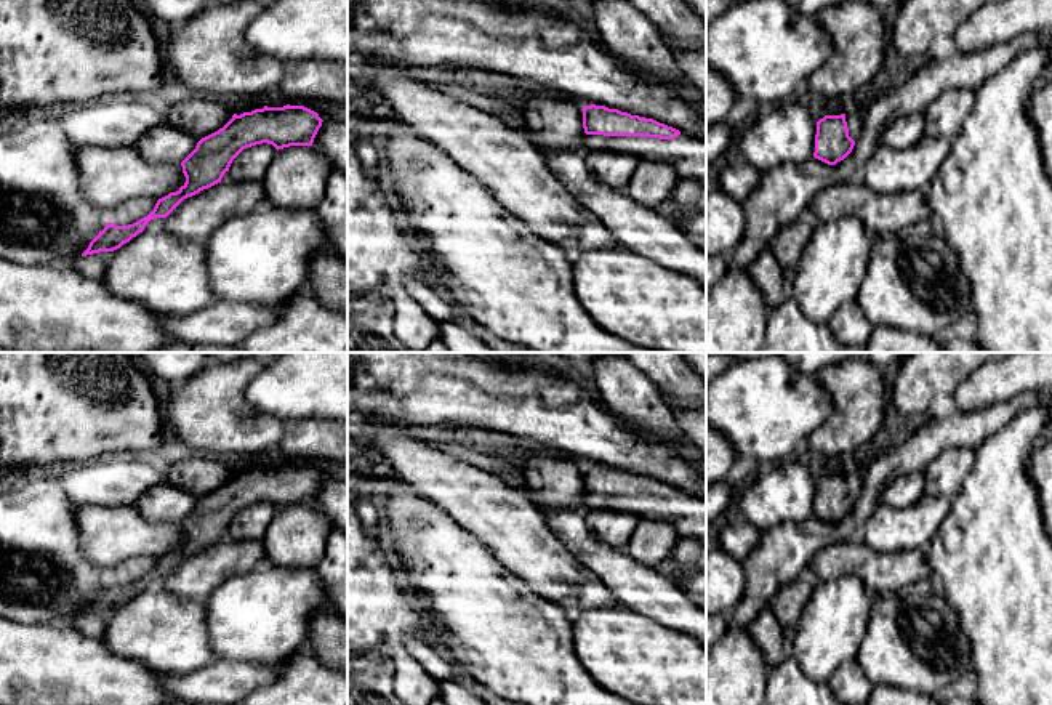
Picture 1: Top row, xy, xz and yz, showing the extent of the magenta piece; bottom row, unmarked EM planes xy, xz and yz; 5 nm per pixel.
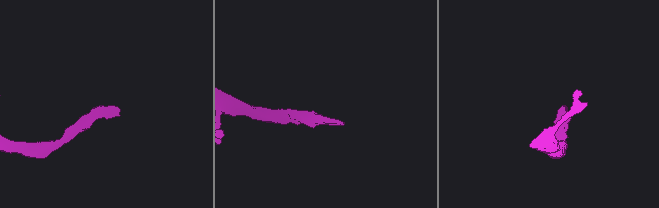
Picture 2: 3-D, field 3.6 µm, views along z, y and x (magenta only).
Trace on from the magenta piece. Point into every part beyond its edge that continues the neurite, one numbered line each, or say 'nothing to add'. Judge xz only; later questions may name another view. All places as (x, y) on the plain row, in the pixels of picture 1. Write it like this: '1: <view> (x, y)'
1: xz (686, 513)

